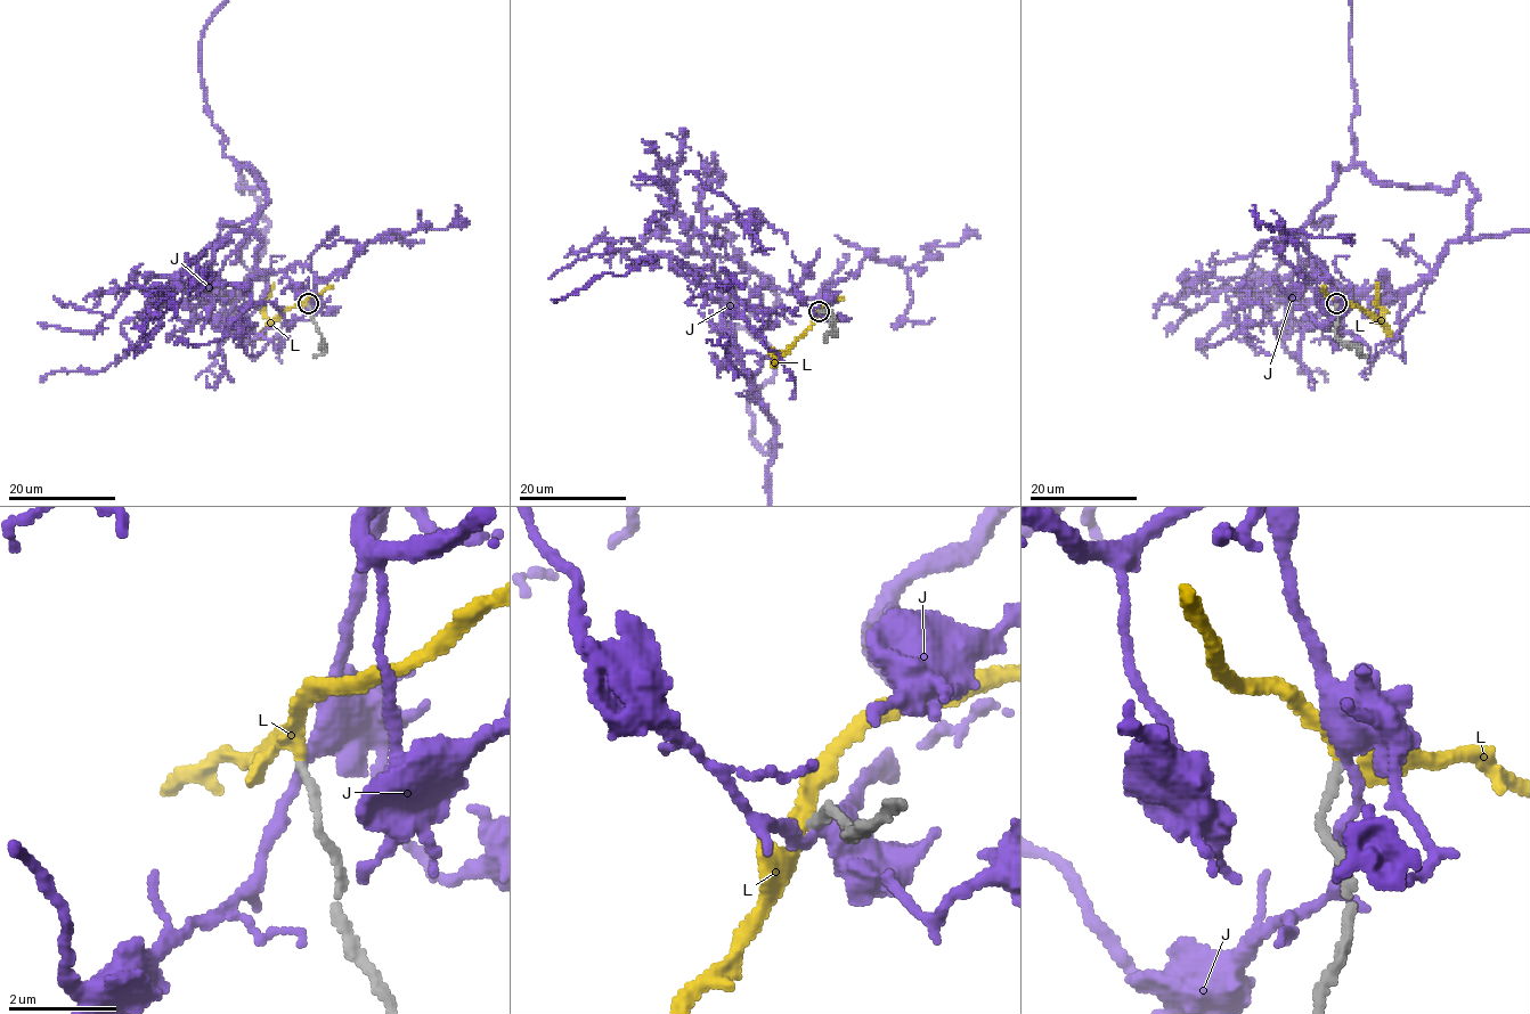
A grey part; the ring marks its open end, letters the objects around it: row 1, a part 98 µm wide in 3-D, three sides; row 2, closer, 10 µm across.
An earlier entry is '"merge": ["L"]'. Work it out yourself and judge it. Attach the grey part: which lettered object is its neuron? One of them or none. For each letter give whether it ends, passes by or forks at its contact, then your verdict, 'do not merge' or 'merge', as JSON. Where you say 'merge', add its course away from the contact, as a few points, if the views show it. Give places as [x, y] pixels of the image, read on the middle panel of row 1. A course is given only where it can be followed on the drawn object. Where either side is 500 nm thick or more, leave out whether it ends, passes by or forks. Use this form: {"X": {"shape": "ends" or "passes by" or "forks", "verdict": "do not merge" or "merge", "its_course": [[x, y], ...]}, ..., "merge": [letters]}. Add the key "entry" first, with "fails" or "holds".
{"entry": "holds", "J": {"shape": "passes by", "verdict": "do not merge"}, "L": {"shape": "passes by", "verdict": "merge", "its_course": [[818, 312], [810, 326], [781, 353], [771, 353], [784, 350]]}, "merge": ["L"]}

